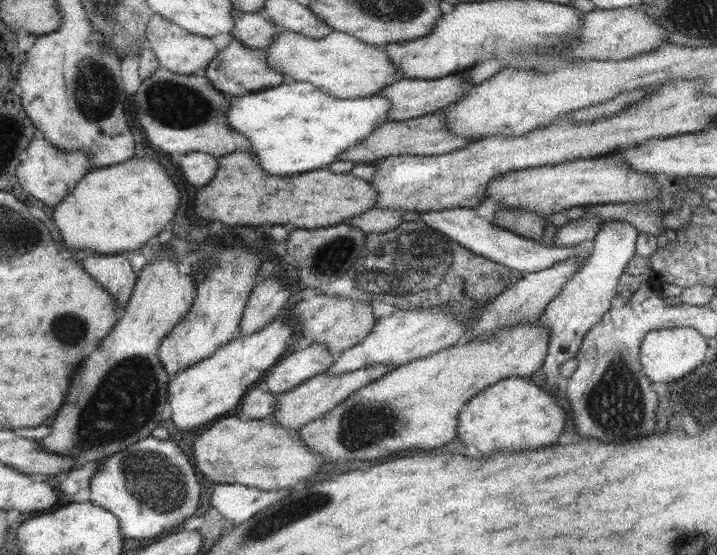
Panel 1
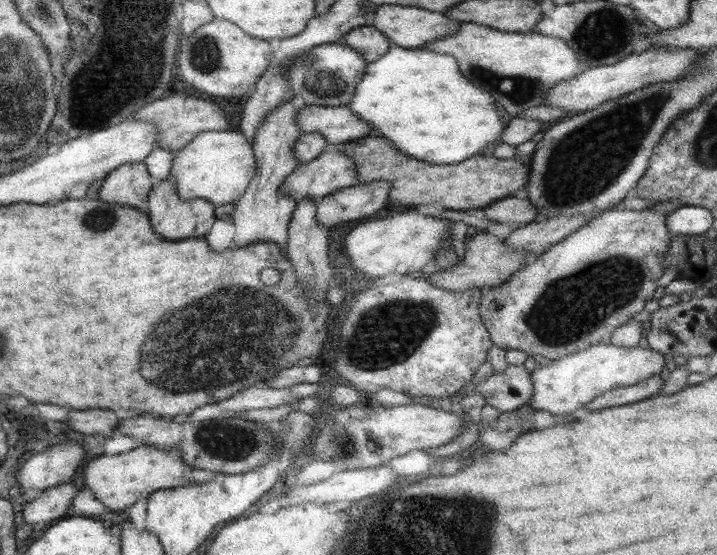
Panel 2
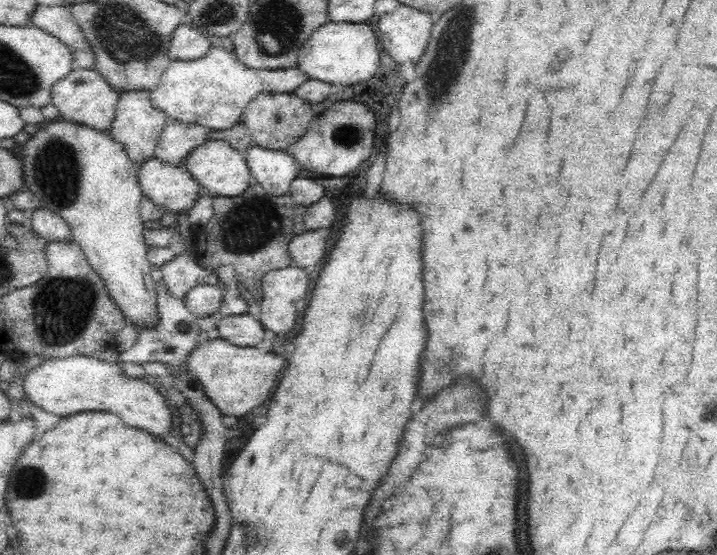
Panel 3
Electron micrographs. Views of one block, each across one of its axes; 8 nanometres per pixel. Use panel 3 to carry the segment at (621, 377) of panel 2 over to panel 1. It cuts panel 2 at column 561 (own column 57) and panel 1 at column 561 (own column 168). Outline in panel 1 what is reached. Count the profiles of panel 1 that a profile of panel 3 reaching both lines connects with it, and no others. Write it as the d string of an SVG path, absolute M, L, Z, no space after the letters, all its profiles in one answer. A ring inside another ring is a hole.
M512 376L512 377L507 378L507 379L499 380L498 382L496 382L496 384L493 384L492 386L489 386L487 389L484 389L482 392L479 392L476 396L474 396L474 398L471 398L471 402L469 402L459 412L459 414L458 414L459 424L458 424L457 428L456 428L456 432L458 434L457 440L461 440L465 444L463 450L466 448L466 446L470 446L470 444L474 444L474 446L476 446L476 448L478 450L480 450L480 452L482 452L482 454L486 454L486 456L488 456L488 454L494 454L494 452L518 452L518 450L536 450L536 448L542 448L542 446L548 446L548 444L554 444L554 442L556 442L556 440L558 440L558 438L560 438L560 434L562 434L562 430L564 430L564 425L566 424L566 418L568 416L568 413L566 412L566 410L561 405L558 405L558 404L559 403L556 403L554 397L548 395L548 393L546 393L546 391L541 389L540 386L537 386L528 377Z

